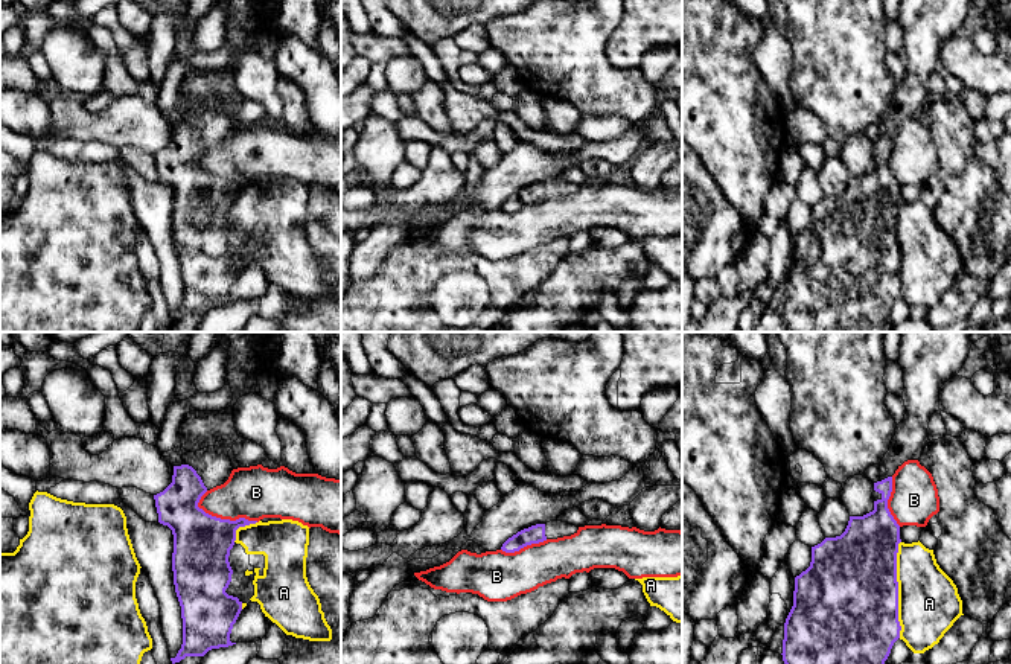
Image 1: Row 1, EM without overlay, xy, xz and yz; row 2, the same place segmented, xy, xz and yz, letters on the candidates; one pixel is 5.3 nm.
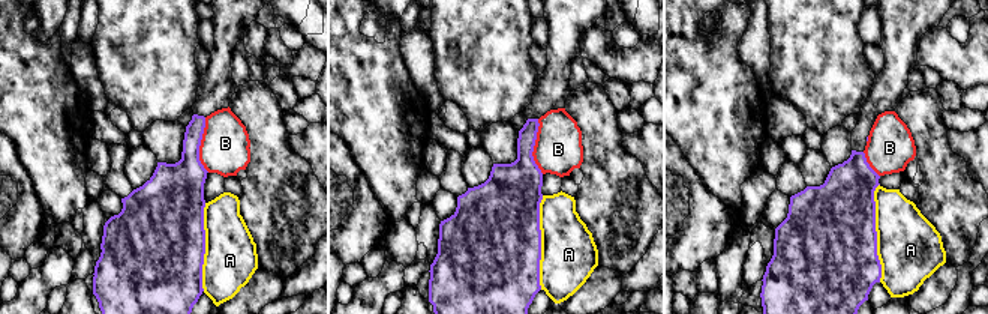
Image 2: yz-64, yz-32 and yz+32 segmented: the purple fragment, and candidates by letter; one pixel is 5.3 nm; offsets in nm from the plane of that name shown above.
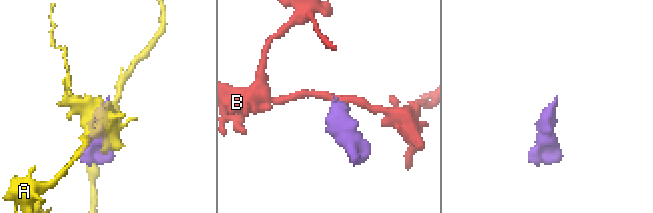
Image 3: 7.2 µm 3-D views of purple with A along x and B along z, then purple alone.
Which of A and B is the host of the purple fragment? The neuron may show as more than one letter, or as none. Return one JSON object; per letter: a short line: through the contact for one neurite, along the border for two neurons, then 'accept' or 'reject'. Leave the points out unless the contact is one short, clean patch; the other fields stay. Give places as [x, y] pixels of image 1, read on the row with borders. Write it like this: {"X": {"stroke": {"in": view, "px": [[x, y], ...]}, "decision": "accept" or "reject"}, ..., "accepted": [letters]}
{"A": {"decision": "reject"}, "B": {"decision": "reject"}, "accepted": []}

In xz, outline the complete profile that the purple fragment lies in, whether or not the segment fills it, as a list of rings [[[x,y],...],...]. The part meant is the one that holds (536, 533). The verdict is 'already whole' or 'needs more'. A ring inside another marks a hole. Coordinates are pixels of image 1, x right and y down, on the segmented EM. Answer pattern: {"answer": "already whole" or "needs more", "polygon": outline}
{"answer": "needs more", "polygon": [[[550,521],[547,524],[536,524],[509,538],[502,544],[501,550],[506,553],[515,553],[527,545],[539,544],[547,539],[571,536],[577,533],[577,530],[579,527],[568,524],[568,522],[562,522],[562,521]]]}

